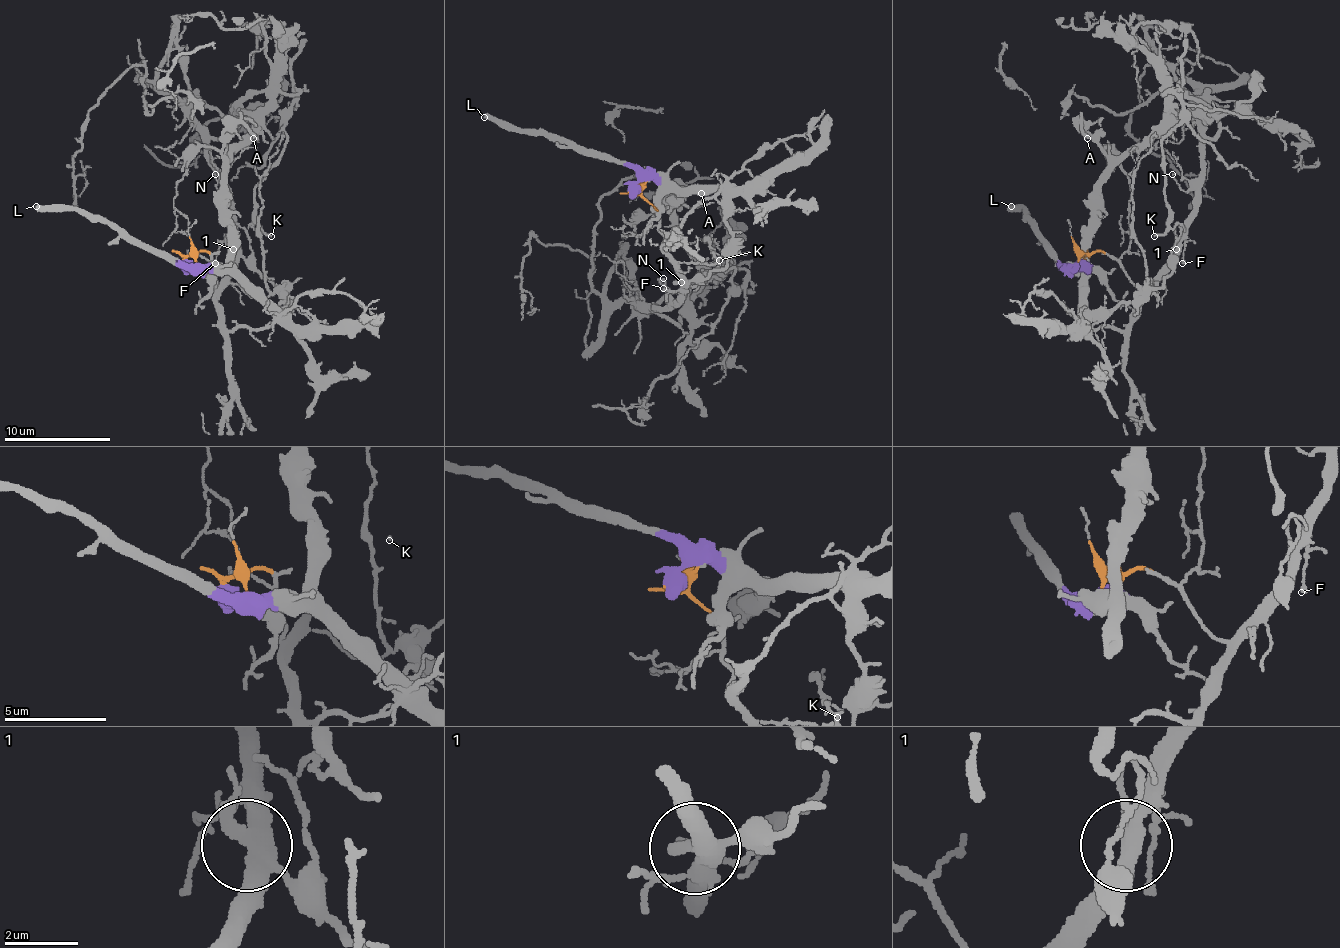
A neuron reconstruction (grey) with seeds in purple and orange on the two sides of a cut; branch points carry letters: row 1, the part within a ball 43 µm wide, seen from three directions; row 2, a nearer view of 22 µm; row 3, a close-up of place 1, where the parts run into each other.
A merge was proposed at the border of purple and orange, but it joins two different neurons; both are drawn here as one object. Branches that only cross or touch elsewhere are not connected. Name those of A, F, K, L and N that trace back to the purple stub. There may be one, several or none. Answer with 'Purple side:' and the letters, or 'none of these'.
Purple side: A, K, L

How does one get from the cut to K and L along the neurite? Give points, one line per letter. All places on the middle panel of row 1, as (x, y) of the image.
K: (630, 191), (638, 180), (718, 188), (726, 196), (731, 247), (726, 266), (699, 279), (694, 287), (718, 260)
L: (630, 191), (638, 178), (630, 167), (577, 151), (563, 140), (523, 130), (507, 130), (483, 116)

